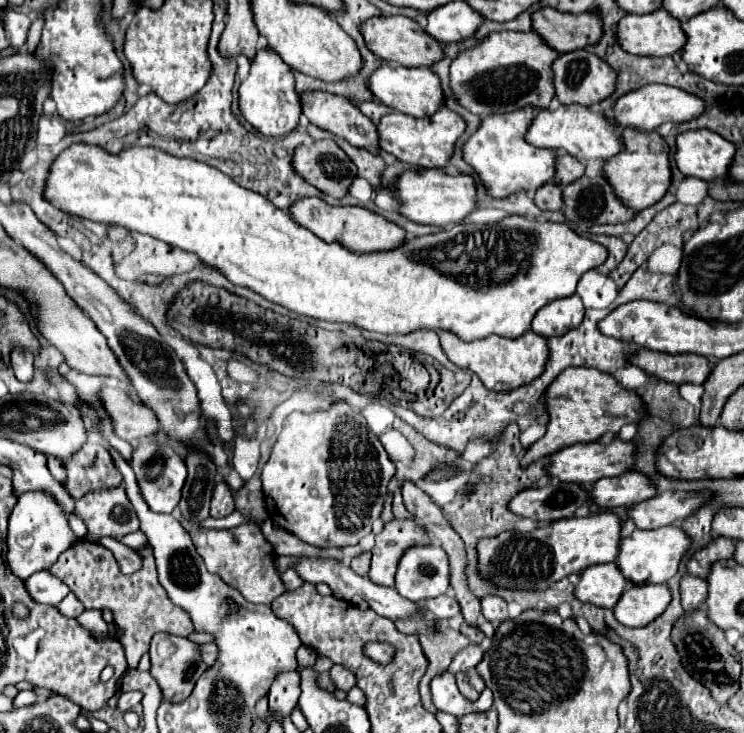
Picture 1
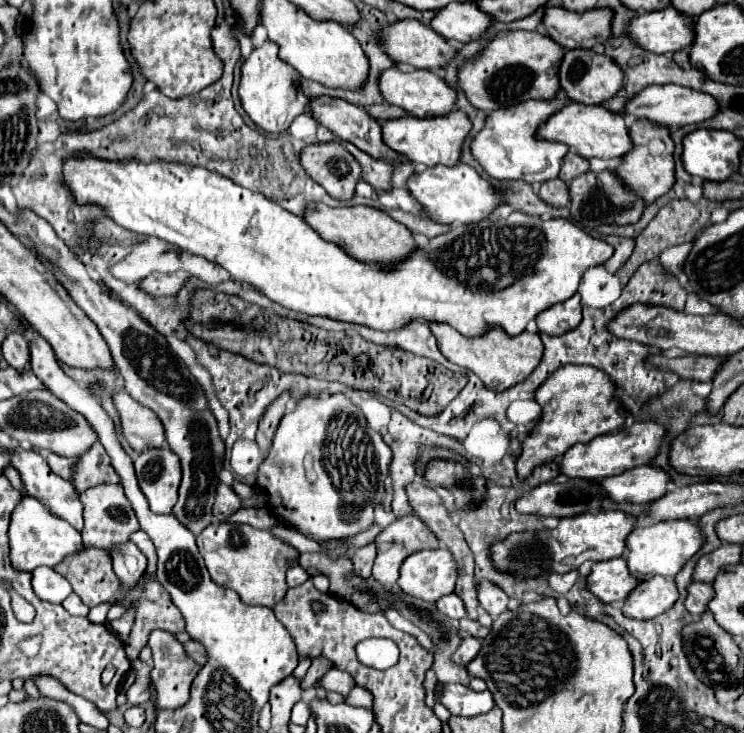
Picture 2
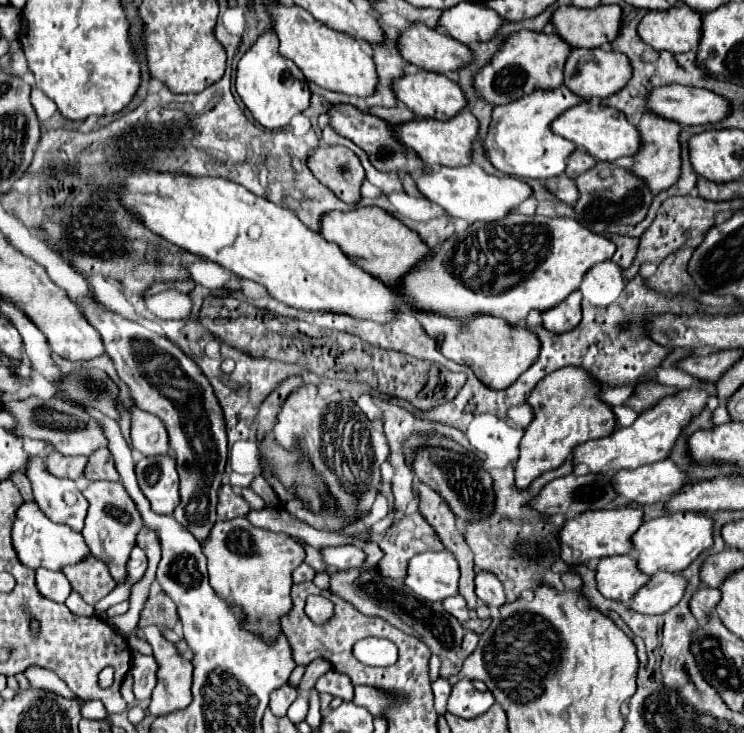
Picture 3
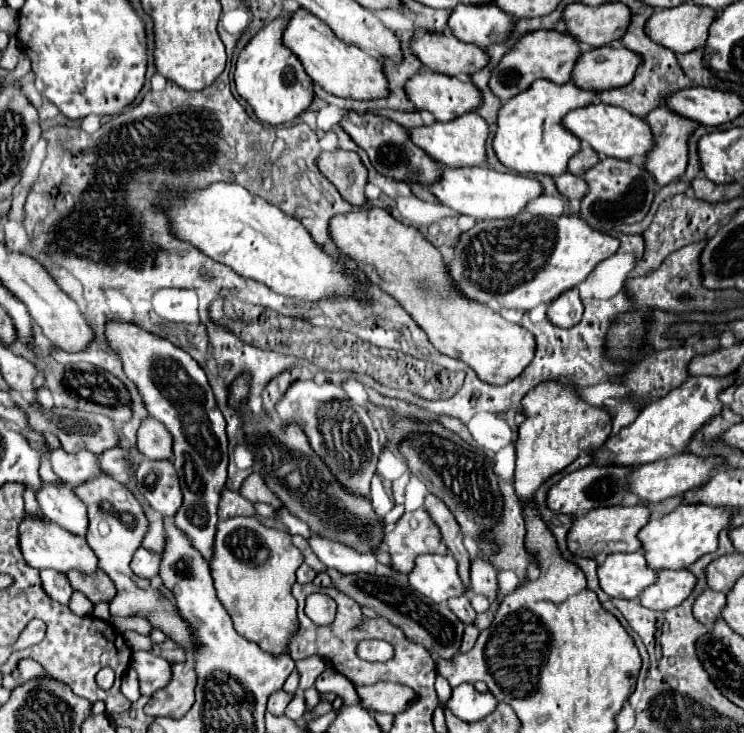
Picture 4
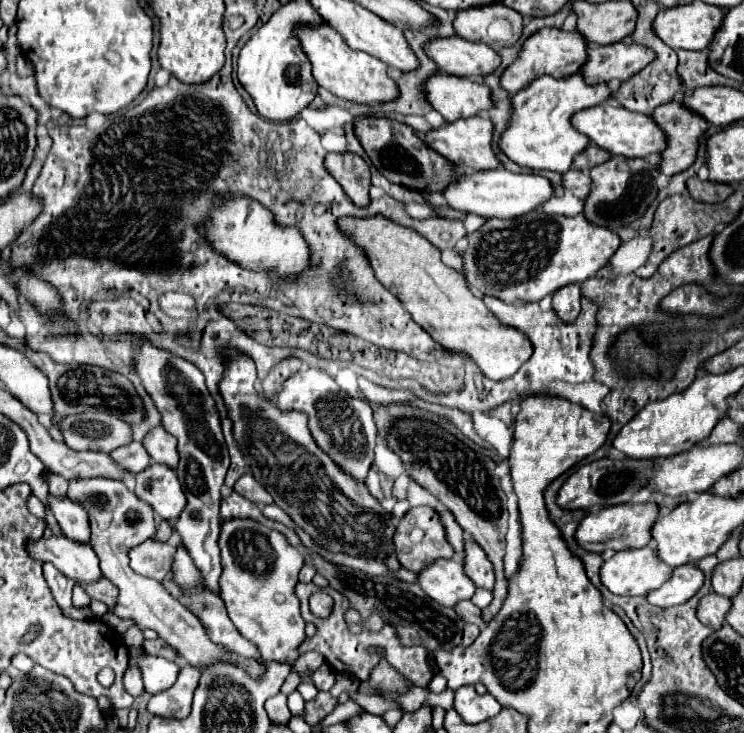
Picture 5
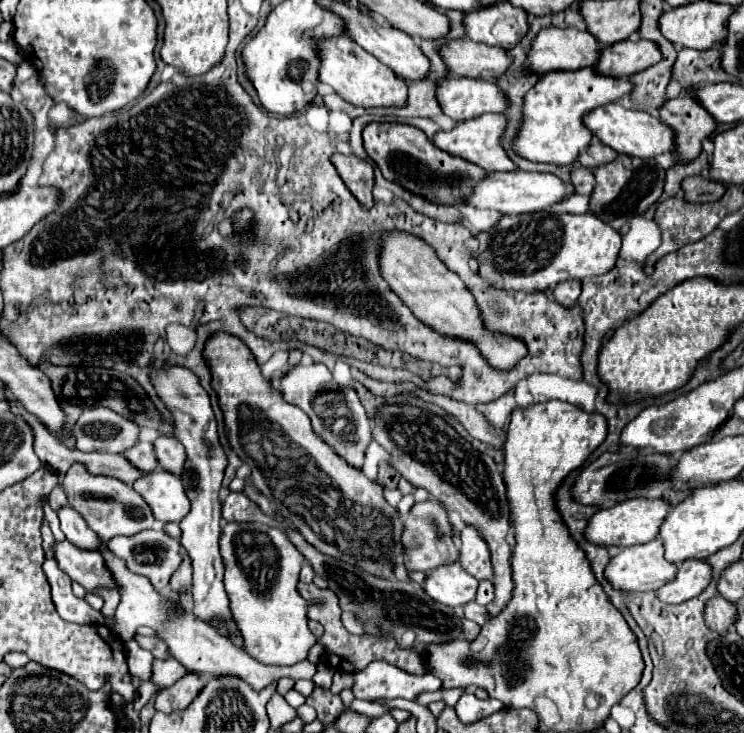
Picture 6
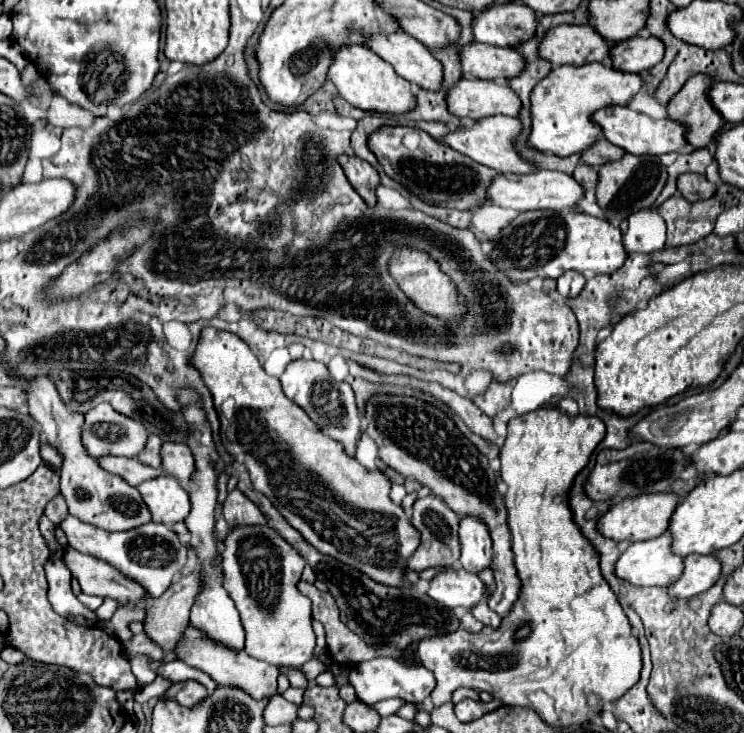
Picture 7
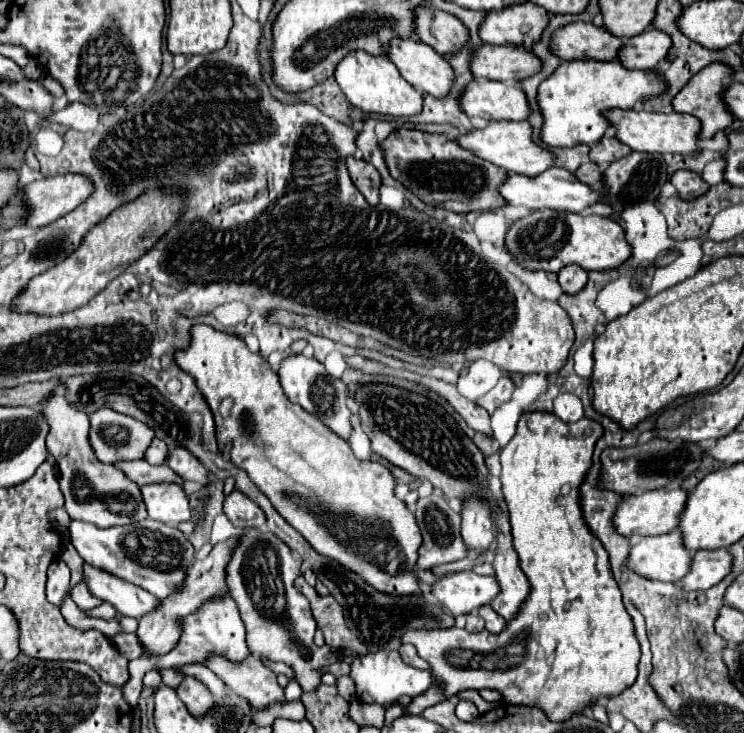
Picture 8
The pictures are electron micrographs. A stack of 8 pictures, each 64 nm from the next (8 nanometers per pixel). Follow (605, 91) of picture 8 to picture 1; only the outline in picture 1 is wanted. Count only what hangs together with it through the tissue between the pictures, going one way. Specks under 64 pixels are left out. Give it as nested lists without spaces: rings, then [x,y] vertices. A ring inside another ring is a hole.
[[[522,108],[510,114],[494,114],[480,122],[480,128],[464,142],[462,158],[480,178],[480,184],[494,198],[508,198],[520,190],[536,190],[554,176],[556,154],[544,148],[534,148],[524,142],[528,124],[534,118],[536,108]]]

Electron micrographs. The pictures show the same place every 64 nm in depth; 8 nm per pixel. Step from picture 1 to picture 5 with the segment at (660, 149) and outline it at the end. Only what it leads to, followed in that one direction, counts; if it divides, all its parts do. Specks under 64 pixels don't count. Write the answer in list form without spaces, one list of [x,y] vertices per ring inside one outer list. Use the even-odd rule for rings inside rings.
[[[668,102],[652,112],[652,120],[666,134],[666,148],[660,152],[658,170],[666,176],[684,172],[696,160],[698,138],[708,128],[706,120],[684,110],[678,102]]]

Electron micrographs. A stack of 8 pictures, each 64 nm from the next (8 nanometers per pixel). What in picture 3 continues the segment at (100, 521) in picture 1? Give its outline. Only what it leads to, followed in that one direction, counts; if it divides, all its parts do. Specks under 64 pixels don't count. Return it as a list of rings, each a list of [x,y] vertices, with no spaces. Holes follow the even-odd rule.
[[[92,482],[88,488],[82,490],[82,496],[88,500],[88,516],[82,530],[84,542],[88,544],[90,552],[106,562],[110,568],[110,574],[116,578],[116,582],[122,582],[126,576],[126,562],[130,556],[130,550],[136,546],[136,534],[142,530],[142,518],[136,510],[136,504],[126,494],[122,482]]]

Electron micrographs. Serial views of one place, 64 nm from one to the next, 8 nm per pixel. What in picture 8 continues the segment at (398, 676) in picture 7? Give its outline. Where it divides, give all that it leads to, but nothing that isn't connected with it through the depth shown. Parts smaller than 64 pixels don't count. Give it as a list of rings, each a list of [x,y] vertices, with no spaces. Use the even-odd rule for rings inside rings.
[[[376,652],[366,656],[356,656],[356,660],[350,666],[352,666],[350,678],[356,684],[356,696],[366,704],[388,704],[400,696],[416,698],[428,692],[428,688],[432,686],[430,674],[426,670],[418,670],[404,664],[398,652]]]

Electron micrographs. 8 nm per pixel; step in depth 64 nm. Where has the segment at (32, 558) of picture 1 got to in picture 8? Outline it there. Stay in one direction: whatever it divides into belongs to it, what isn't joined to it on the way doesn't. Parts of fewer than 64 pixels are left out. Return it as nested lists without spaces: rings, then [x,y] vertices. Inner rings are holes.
[[[86,562],[82,564],[82,580],[96,598],[110,602],[124,616],[142,618],[146,612],[158,606],[156,596],[150,592],[128,580],[120,580],[118,576],[110,576],[110,572],[92,568]]]

